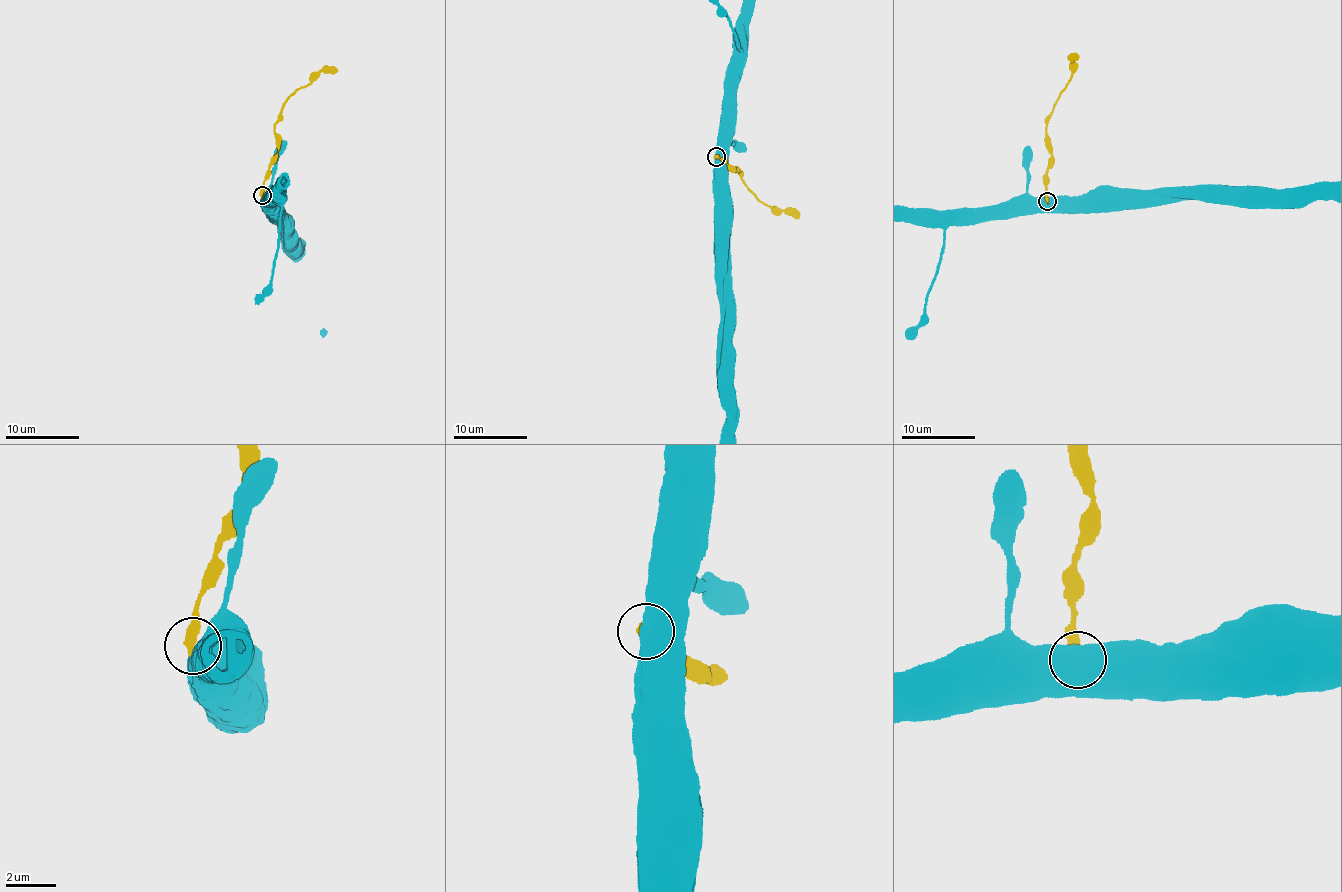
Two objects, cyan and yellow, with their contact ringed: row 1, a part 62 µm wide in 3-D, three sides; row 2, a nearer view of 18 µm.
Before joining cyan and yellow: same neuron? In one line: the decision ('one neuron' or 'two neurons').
two neurons

